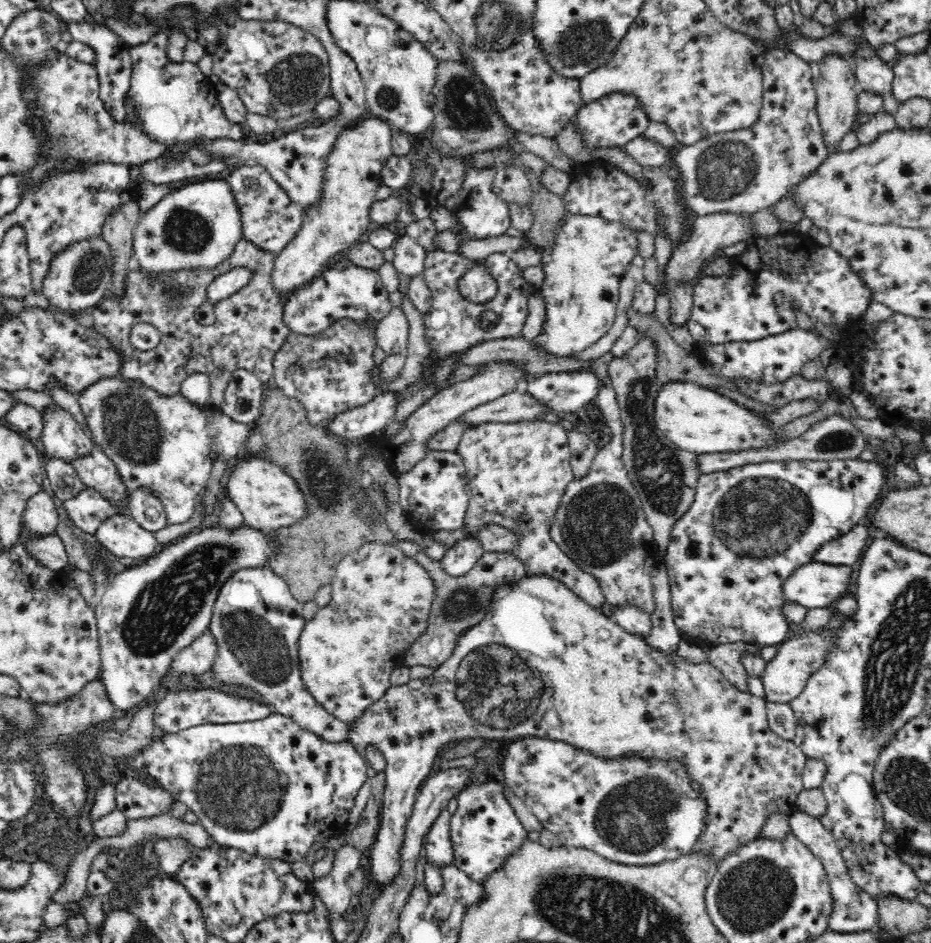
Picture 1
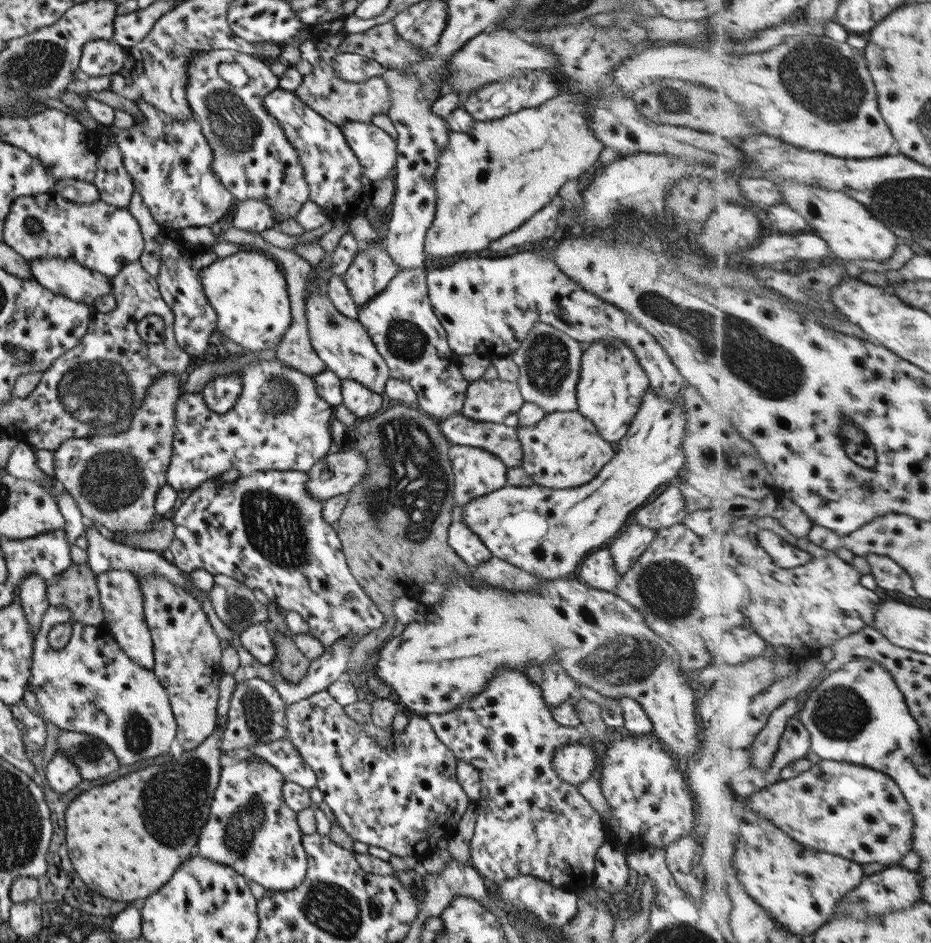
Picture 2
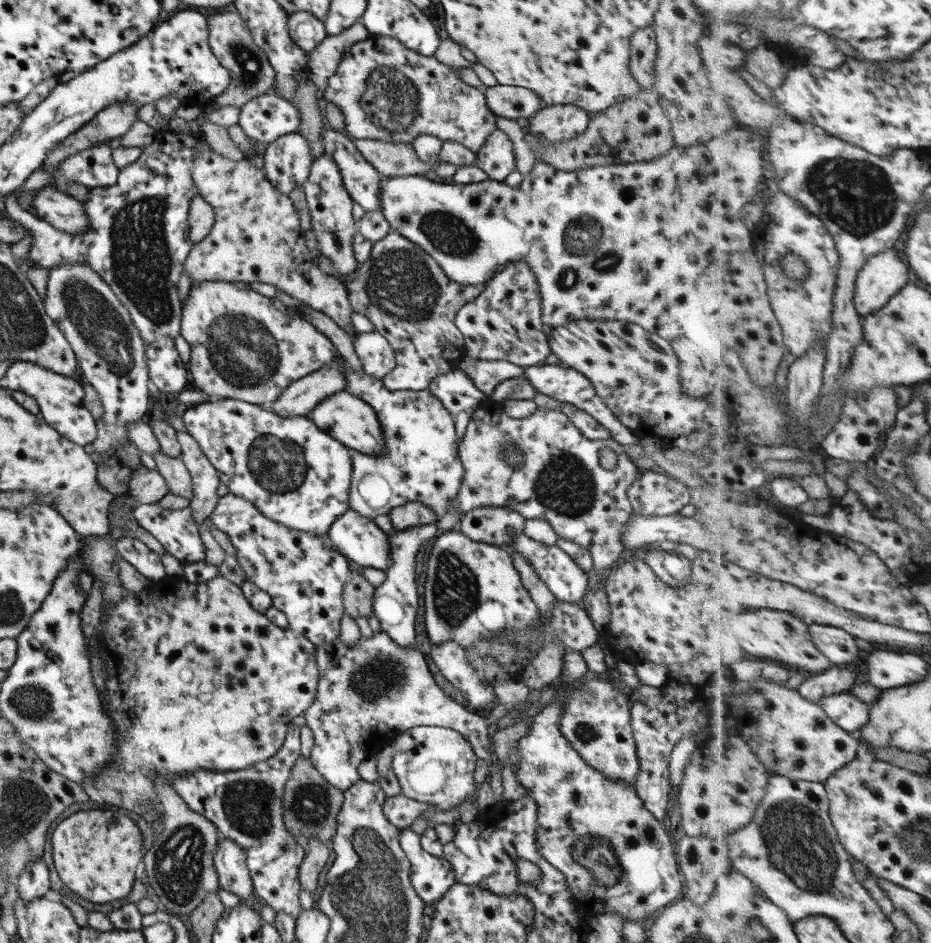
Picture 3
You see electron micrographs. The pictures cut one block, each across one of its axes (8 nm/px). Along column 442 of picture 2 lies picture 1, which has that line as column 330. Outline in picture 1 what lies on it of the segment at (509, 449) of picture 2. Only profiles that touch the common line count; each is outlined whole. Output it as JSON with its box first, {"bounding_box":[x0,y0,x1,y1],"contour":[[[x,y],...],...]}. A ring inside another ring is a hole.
{"bounding_box":[325,391,396,441],"contour":[[[382,391],[362,406],[336,414],[325,422],[326,431],[334,437],[349,441],[353,438],[374,436],[393,420],[396,412],[396,394]]]}

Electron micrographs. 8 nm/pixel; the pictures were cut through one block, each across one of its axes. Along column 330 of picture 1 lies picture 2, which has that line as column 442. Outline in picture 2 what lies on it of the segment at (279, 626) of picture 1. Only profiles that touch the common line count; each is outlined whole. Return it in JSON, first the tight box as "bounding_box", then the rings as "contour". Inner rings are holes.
{"bounding_box":[424,668,607,893],"contour":[[[500,668],[494,672],[490,682],[485,685],[485,688],[479,694],[468,698],[462,702],[456,710],[444,712],[443,714],[429,714],[424,715],[427,722],[431,725],[435,736],[455,755],[455,758],[471,765],[473,769],[479,771],[479,796],[474,801],[478,817],[474,826],[474,831],[470,840],[468,848],[468,857],[470,864],[478,871],[481,876],[485,876],[493,882],[501,882],[502,880],[514,877],[517,875],[529,875],[537,877],[539,880],[548,882],[551,886],[559,887],[561,889],[580,893],[585,888],[593,884],[593,860],[595,860],[596,850],[607,840],[607,830],[603,824],[602,817],[597,814],[591,805],[579,794],[576,785],[563,782],[553,768],[551,768],[551,761],[554,757],[554,750],[562,746],[573,745],[576,742],[583,741],[586,737],[582,726],[561,726],[554,721],[550,710],[547,708],[543,697],[541,696],[540,686],[532,681],[529,681],[525,675],[525,671],[512,670],[512,668]]]}

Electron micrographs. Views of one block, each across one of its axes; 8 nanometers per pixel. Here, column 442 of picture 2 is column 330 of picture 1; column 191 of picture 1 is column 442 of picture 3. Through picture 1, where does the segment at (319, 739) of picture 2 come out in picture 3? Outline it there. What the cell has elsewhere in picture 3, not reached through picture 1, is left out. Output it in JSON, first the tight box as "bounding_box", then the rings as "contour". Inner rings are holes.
{"bounding_box":[389,726,479,810],"contour":[[[414,726],[398,733],[389,745],[392,748],[391,771],[399,783],[401,795],[427,803],[435,810],[453,810],[465,798],[476,794],[479,785],[475,784],[472,773],[477,756],[473,754],[471,744],[459,732],[441,726]]]}

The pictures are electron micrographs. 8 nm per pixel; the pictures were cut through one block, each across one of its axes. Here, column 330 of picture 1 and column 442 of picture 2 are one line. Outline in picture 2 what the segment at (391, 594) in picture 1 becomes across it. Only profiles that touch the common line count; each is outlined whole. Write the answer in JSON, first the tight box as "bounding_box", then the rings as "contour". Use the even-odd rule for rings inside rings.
{"bounding_box":[368,574,719,779],"contour":[[[471,574],[471,577],[451,577],[445,582],[444,591],[442,592],[443,604],[437,606],[433,614],[429,614],[429,622],[411,622],[405,625],[405,629],[401,632],[400,636],[391,638],[389,642],[382,645],[379,650],[378,661],[369,668],[368,680],[381,691],[387,690],[395,692],[402,708],[407,708],[410,712],[419,713],[422,716],[430,712],[433,714],[450,712],[450,710],[456,710],[456,708],[458,708],[462,702],[468,700],[468,698],[482,692],[485,685],[490,682],[491,677],[494,676],[494,672],[500,670],[500,668],[512,668],[512,670],[524,671],[525,666],[527,666],[529,662],[534,662],[541,667],[541,664],[554,662],[554,660],[556,660],[556,662],[563,667],[565,674],[574,680],[576,686],[580,684],[580,686],[592,688],[597,694],[605,698],[615,699],[627,697],[638,702],[646,714],[646,717],[650,720],[654,735],[660,740],[662,747],[675,759],[680,756],[681,758],[685,758],[689,766],[687,774],[690,777],[696,779],[703,774],[709,774],[718,766],[719,762],[704,748],[699,738],[700,727],[695,707],[695,699],[691,688],[681,674],[681,668],[678,664],[678,652],[668,642],[665,642],[661,637],[657,636],[655,632],[651,632],[649,627],[646,626],[642,614],[626,600],[623,600],[614,592],[610,593],[591,588],[588,584],[578,580],[576,576],[567,576],[555,580],[539,580],[540,585],[537,590],[533,589],[532,591],[525,592],[508,591],[485,584],[476,587],[472,583],[472,579]]]}

